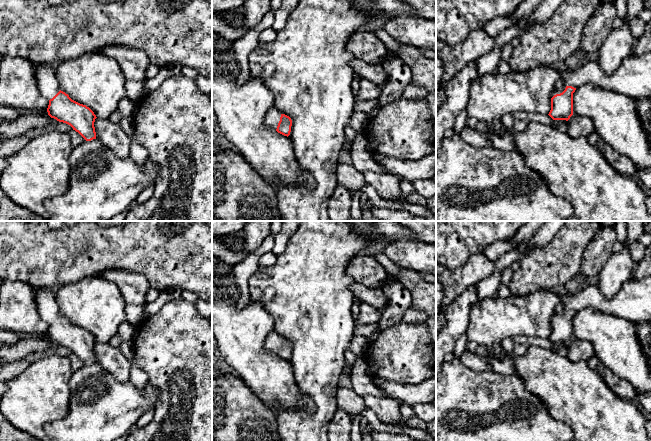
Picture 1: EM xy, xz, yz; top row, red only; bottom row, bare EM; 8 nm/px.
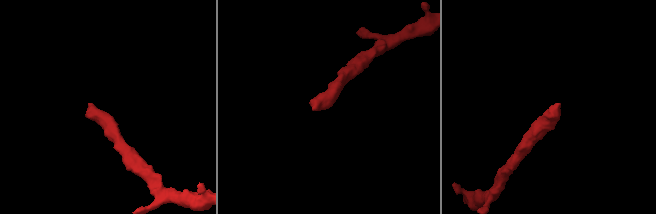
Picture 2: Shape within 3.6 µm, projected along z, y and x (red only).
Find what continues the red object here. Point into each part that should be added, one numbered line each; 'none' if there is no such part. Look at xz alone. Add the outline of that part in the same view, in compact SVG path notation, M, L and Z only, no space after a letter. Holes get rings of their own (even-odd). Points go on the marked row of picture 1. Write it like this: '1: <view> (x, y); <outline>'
1: xz (273, 117); M272 107L266 116L265 120L266 127L269 129L276 130L278 123L280 121L280 117L281 117L281 112Z

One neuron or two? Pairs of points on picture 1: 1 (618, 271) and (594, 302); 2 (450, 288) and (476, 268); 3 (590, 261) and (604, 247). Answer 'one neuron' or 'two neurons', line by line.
1: two neurons
2: one neuron
3: one neuron

